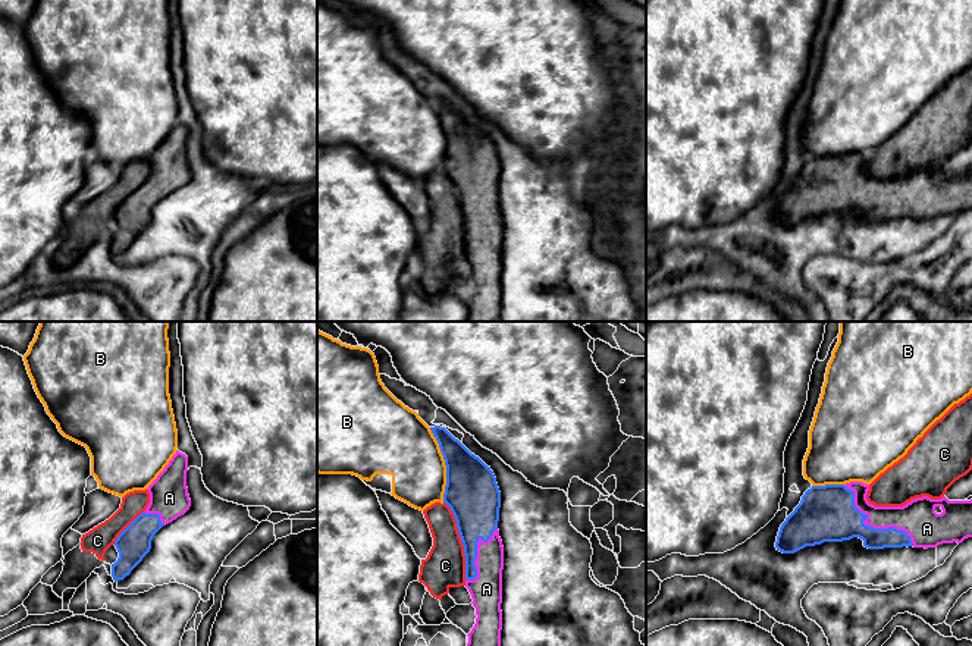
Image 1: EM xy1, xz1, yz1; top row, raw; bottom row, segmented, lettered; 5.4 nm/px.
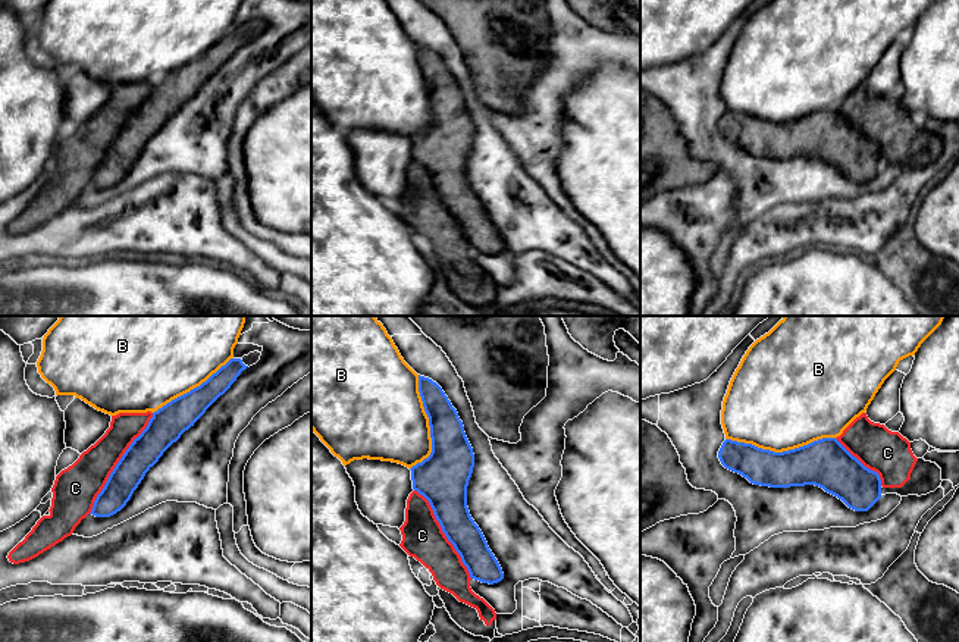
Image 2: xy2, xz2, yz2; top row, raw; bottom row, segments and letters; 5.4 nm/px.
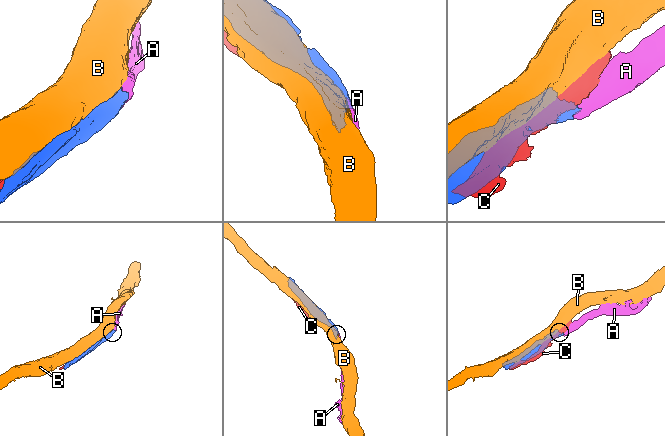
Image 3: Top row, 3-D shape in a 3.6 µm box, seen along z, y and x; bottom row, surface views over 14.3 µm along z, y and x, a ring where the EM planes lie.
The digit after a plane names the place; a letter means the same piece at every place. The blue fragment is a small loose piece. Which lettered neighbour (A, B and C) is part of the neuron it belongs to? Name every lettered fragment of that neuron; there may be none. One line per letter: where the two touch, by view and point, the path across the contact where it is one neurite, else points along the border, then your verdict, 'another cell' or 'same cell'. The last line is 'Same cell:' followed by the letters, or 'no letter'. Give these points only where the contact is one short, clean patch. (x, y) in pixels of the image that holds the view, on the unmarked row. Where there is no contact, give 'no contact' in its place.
A: yz1 (869, 197) | same cell
B: yz2 (780, 124) | another cell
C: xy2 (118, 134) | another cell
Same cell: A

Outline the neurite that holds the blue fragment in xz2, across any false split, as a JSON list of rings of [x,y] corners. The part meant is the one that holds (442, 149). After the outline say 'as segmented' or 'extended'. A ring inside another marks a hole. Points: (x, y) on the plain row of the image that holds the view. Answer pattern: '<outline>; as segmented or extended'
[[[419,46],[419,63],[429,88],[432,123],[410,140],[413,160],[429,172],[470,248],[498,254],[504,250],[502,239],[467,178],[474,125],[463,93],[436,53]]]; as segmented

